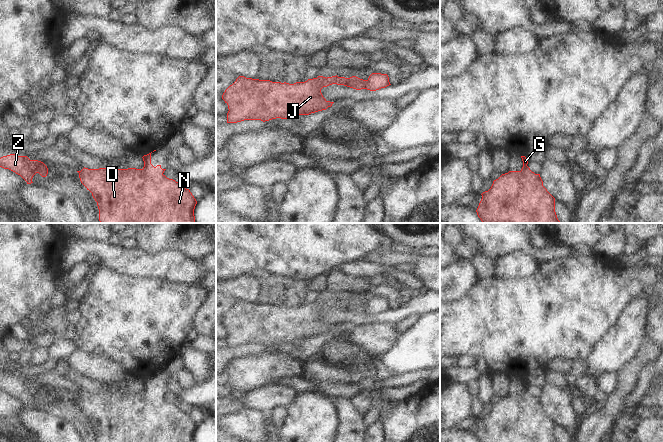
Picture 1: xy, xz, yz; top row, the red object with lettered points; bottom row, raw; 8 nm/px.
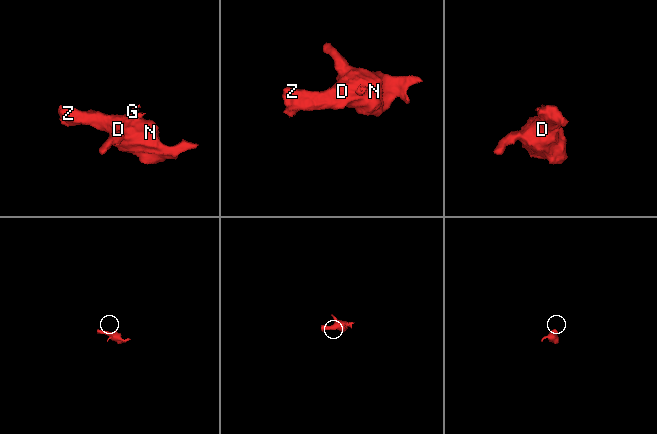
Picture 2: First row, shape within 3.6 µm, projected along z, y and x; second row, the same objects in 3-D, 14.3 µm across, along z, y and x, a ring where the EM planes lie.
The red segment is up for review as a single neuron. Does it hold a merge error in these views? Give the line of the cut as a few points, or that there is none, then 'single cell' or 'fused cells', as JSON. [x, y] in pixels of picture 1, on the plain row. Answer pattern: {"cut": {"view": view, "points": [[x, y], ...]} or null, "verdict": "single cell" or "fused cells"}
{"cut": null, "verdict": "single cell"}

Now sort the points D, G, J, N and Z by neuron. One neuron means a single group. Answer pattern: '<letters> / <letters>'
D G J N Z

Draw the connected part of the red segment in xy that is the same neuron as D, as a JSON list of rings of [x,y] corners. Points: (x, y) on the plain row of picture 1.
[[[151,377],[143,381],[142,393],[128,392],[83,392],[79,397],[81,407],[92,417],[99,433],[99,442],[195,442],[194,433],[196,423],[189,413],[182,411],[180,407],[167,402],[161,389],[154,391],[151,388]]]

